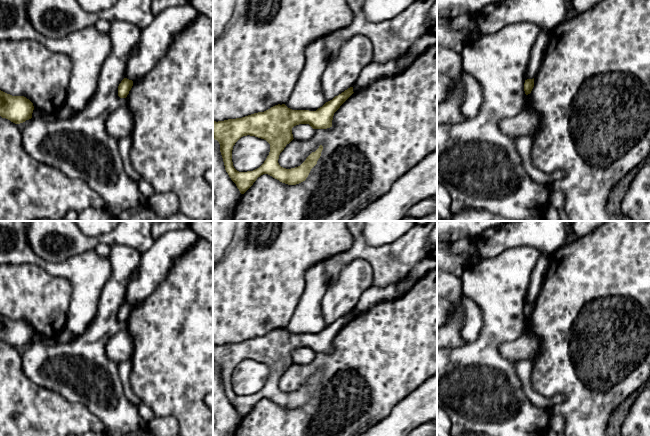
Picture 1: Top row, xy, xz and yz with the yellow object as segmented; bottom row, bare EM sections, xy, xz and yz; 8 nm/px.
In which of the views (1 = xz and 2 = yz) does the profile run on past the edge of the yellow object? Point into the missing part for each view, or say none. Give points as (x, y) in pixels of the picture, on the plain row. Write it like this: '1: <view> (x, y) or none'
1: none
2: none

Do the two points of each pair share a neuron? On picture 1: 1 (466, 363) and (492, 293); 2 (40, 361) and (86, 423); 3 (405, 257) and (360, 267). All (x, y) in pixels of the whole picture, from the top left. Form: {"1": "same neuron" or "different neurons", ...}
{"1": "same neuron", "2": "different neurons", "3": "different neurons"}

